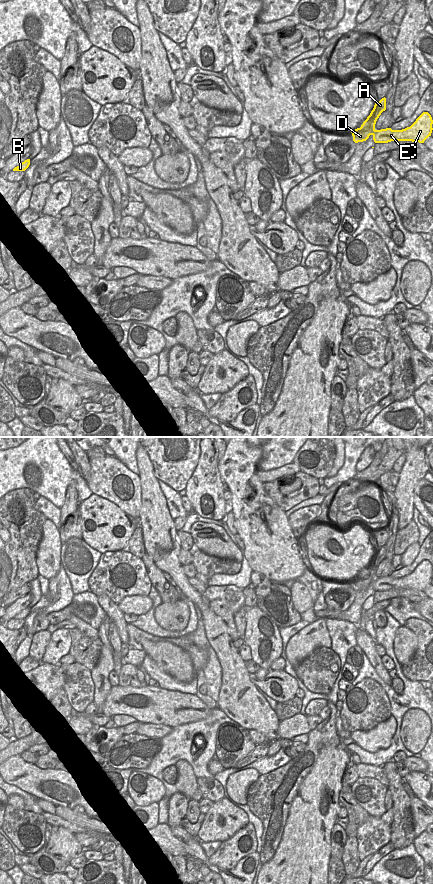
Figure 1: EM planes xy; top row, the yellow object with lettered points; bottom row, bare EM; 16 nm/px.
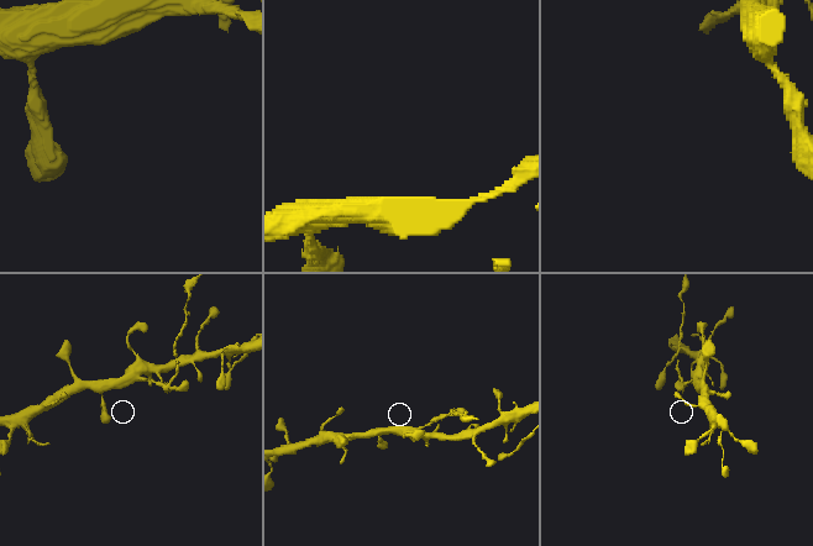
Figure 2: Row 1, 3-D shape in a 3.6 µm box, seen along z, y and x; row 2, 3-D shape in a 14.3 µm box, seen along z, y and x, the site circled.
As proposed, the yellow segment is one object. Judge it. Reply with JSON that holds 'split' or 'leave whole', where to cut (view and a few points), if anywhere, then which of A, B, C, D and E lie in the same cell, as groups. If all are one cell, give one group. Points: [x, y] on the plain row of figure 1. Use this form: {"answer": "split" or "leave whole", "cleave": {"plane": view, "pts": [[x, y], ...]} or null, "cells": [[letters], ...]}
{"answer": "split", "cleave": {"plane": "xy", "pts": [[363, 571], [370, 577], [374, 576]]}, "cells": [["A"], ["B", "C", "D", "E"]]}

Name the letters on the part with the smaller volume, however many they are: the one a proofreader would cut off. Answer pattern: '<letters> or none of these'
A

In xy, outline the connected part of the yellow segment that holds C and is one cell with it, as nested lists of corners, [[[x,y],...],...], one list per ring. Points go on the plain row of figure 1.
[[[423,560],[416,569],[402,578],[392,578],[391,576],[370,578],[362,572],[360,576],[352,579],[353,589],[355,591],[366,589],[370,583],[373,584],[375,591],[388,591],[391,589],[412,589],[424,591],[431,584],[433,568],[428,560]]]

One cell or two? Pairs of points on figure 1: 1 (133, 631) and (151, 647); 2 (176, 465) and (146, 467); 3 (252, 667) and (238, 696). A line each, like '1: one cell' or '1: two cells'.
1: two cells
2: two cells
3: two cells

